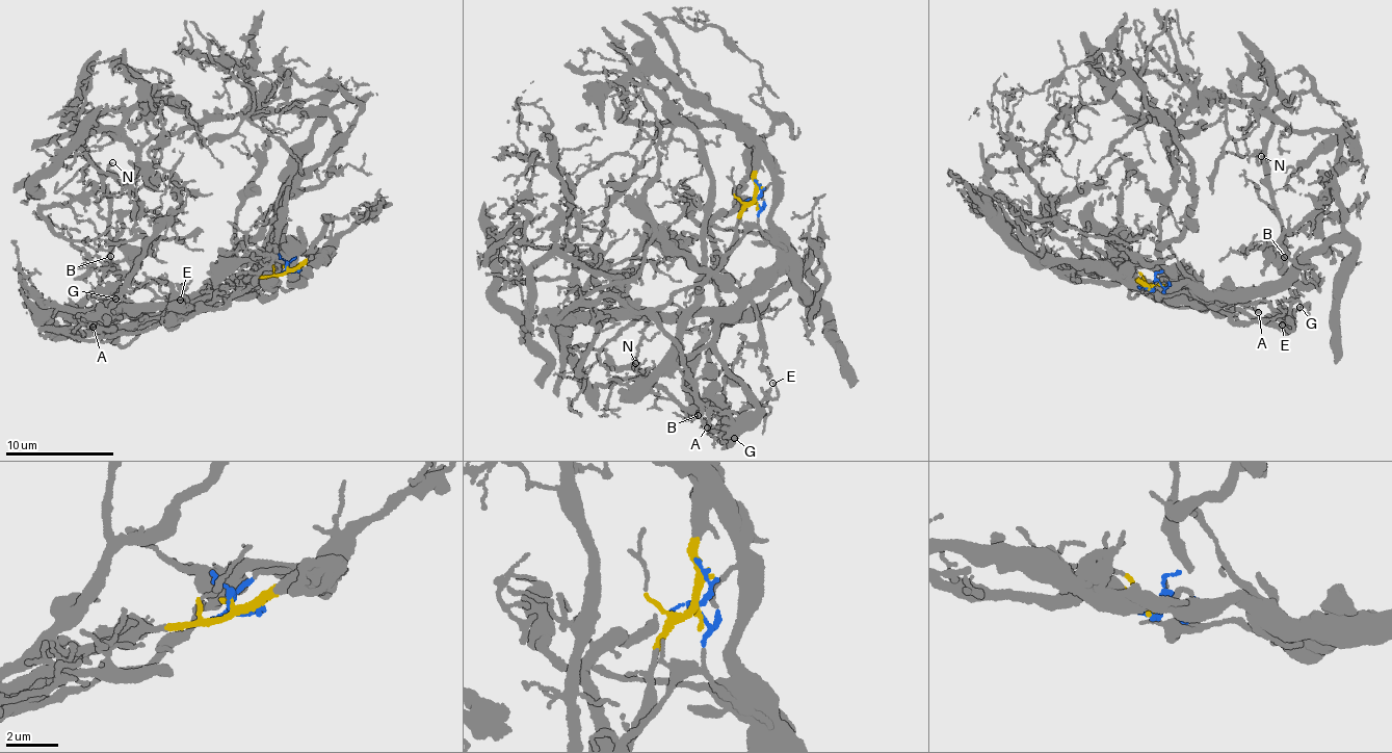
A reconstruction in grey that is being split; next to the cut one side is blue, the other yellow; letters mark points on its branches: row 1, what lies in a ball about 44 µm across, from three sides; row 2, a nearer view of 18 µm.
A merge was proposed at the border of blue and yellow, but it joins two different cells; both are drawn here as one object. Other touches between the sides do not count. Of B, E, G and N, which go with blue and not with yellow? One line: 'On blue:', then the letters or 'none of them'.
On blue: none of them

